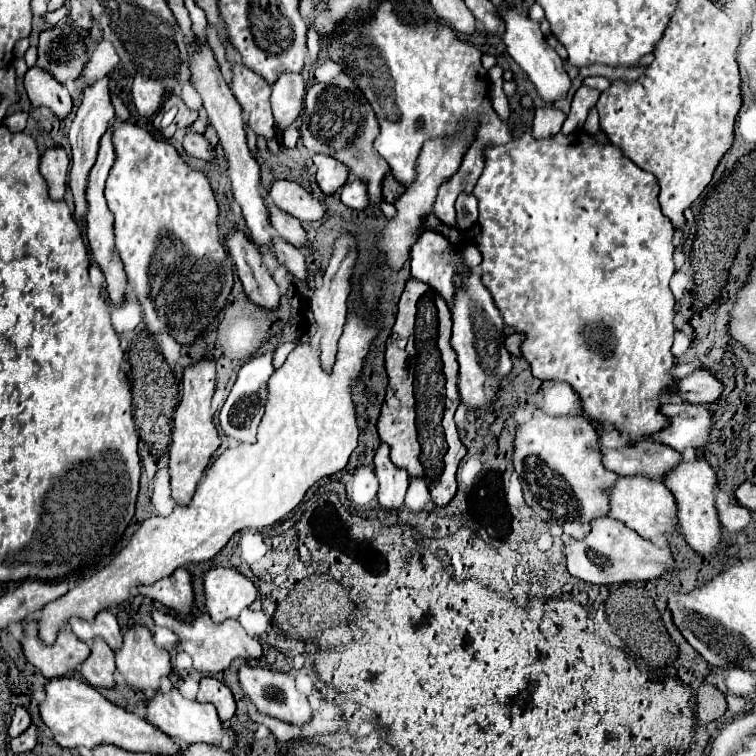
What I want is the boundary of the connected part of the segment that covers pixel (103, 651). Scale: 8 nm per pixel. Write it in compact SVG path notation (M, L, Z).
M93 638L93 642L91 642L91 654L81 664L79 672L85 676L85 680L93 688L113 688L115 686L115 680L113 680L115 654L105 644L105 640Z

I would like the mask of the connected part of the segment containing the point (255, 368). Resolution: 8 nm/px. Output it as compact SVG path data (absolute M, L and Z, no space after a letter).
M273 352L261 354L245 362L237 374L237 380L221 408L221 428L229 438L235 438L239 442L255 442L255 432L257 426L263 418L265 412L265 402L267 402L267 380L275 372L273 368Z

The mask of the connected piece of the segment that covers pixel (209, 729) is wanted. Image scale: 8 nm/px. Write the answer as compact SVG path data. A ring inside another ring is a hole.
M171 688L169 692L157 690L155 696L147 700L147 712L145 720L153 726L157 726L161 732L169 734L169 738L179 746L189 746L193 742L209 742L209 744L221 744L221 738L227 734L231 742L235 742L235 734L231 728L223 728L221 720L217 718L213 704L201 704L197 700L187 700L179 694L177 688Z

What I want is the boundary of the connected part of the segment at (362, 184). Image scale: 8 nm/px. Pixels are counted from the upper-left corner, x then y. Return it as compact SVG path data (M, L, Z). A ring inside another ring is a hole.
M351 176L341 190L341 200L345 206L353 210L365 210L371 204L369 194L367 194L367 182L357 176Z

